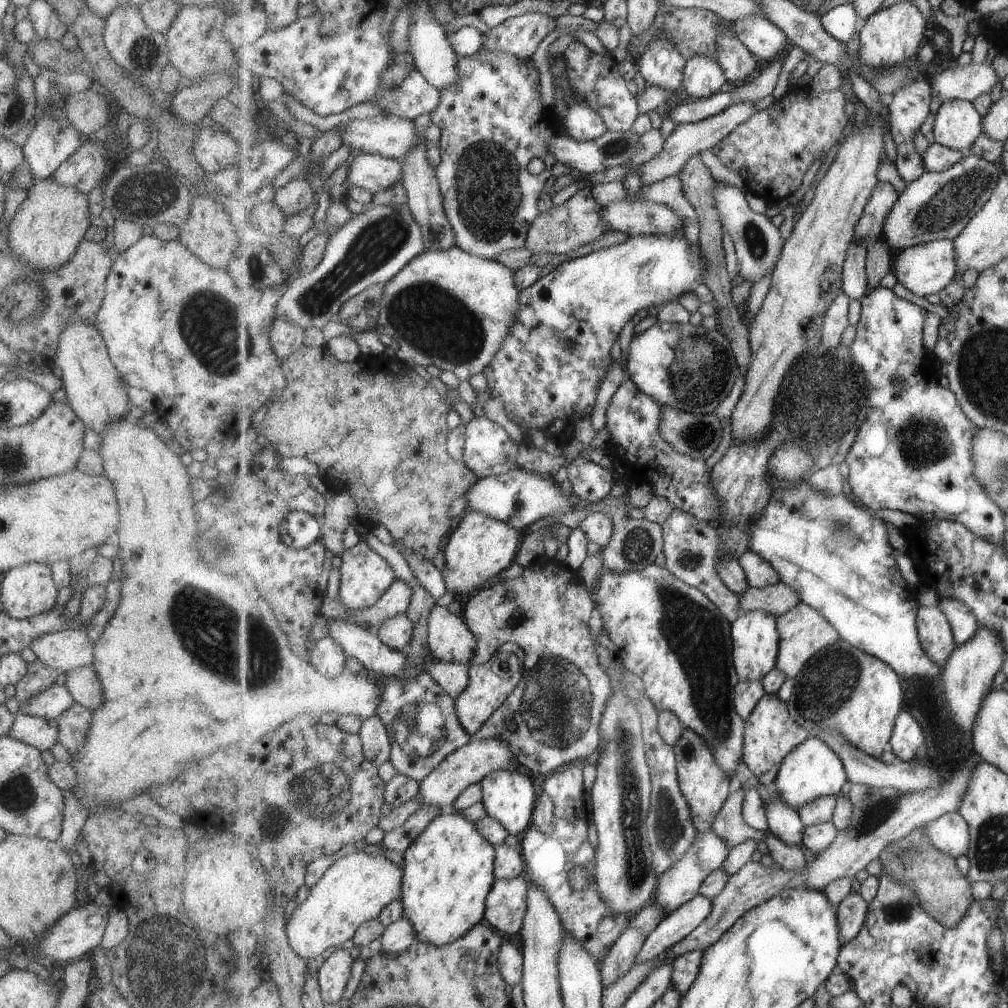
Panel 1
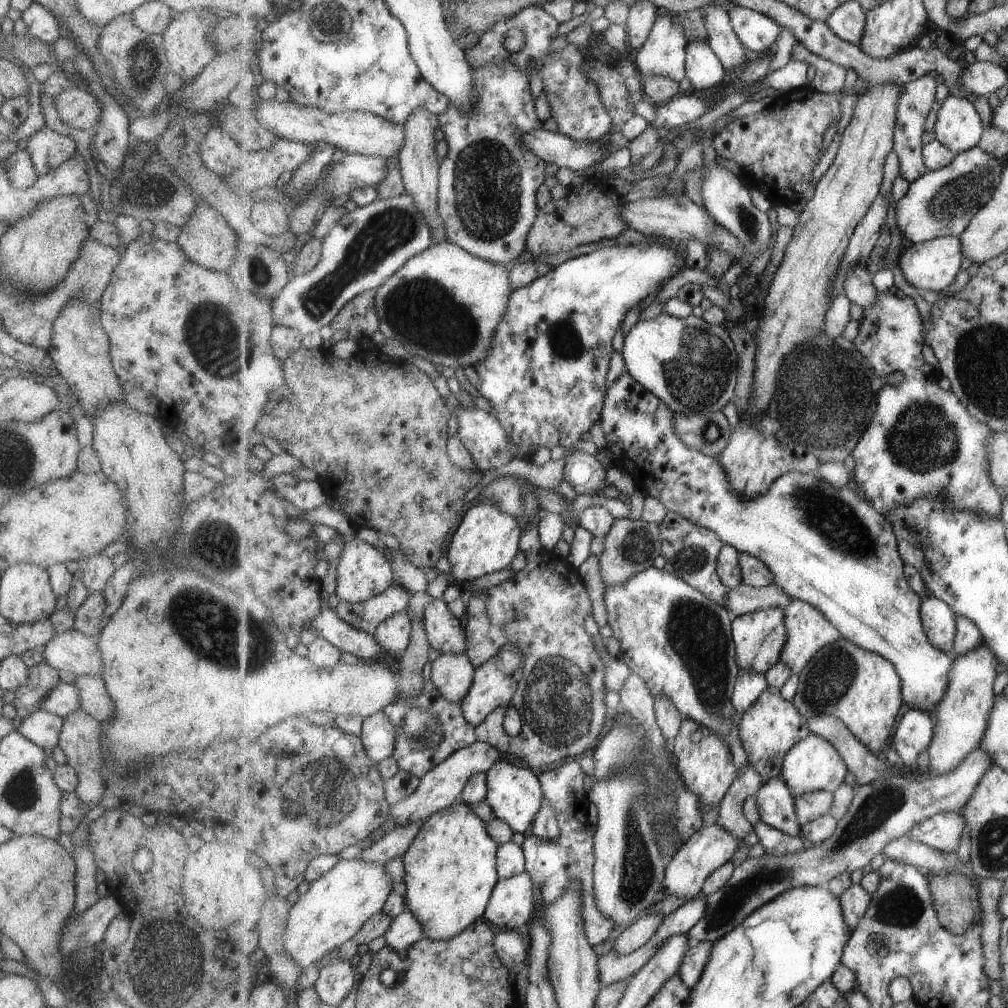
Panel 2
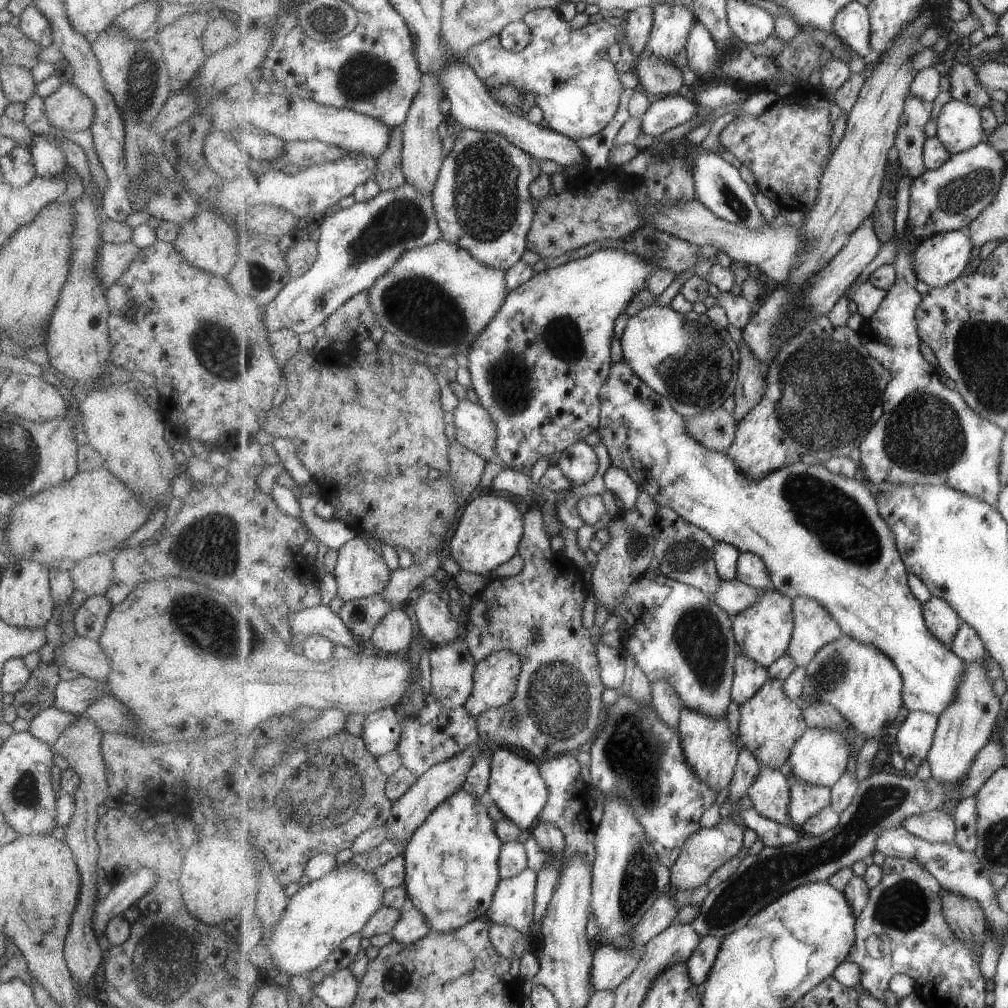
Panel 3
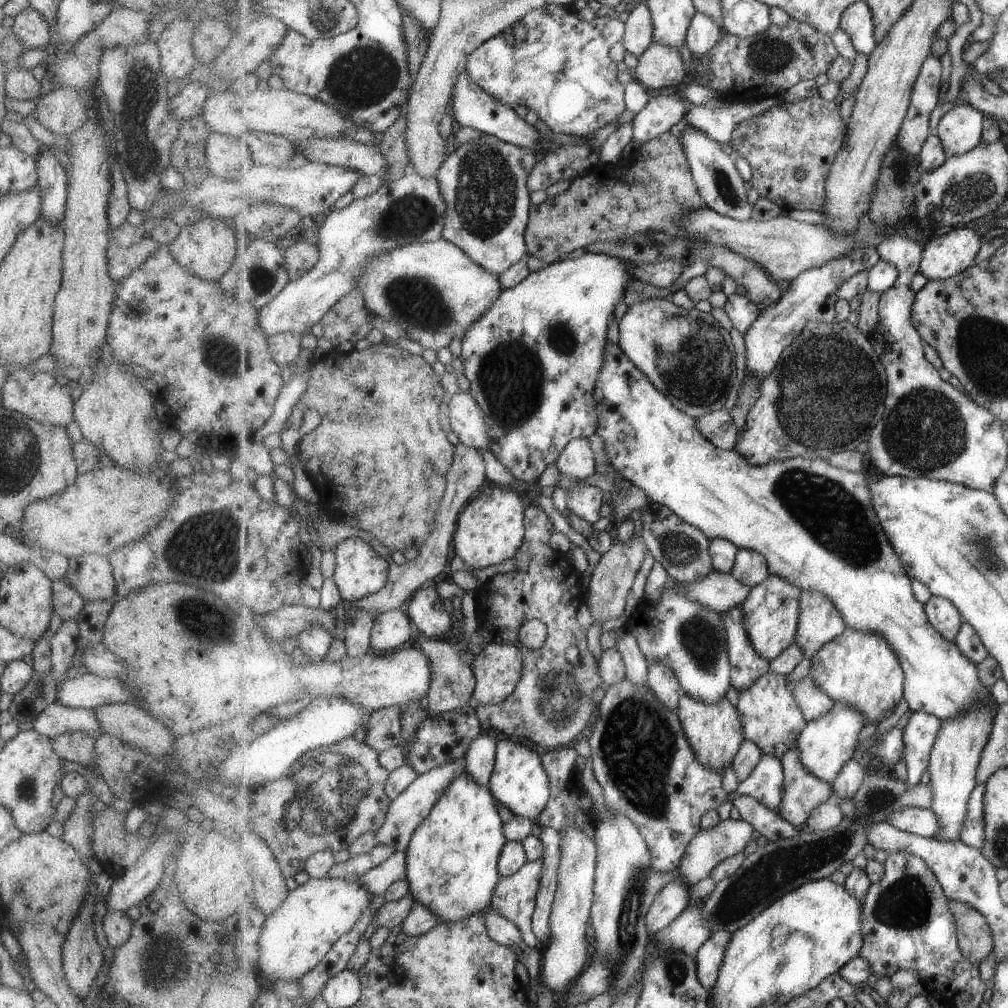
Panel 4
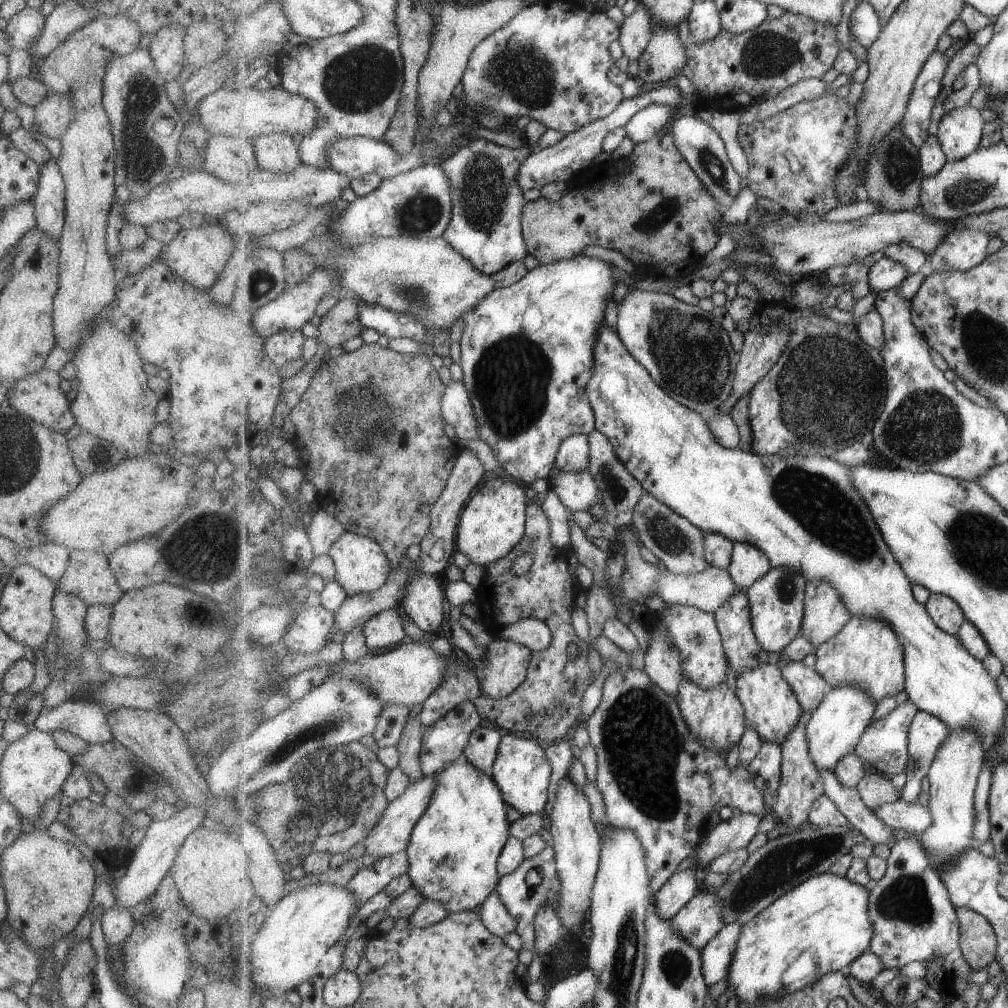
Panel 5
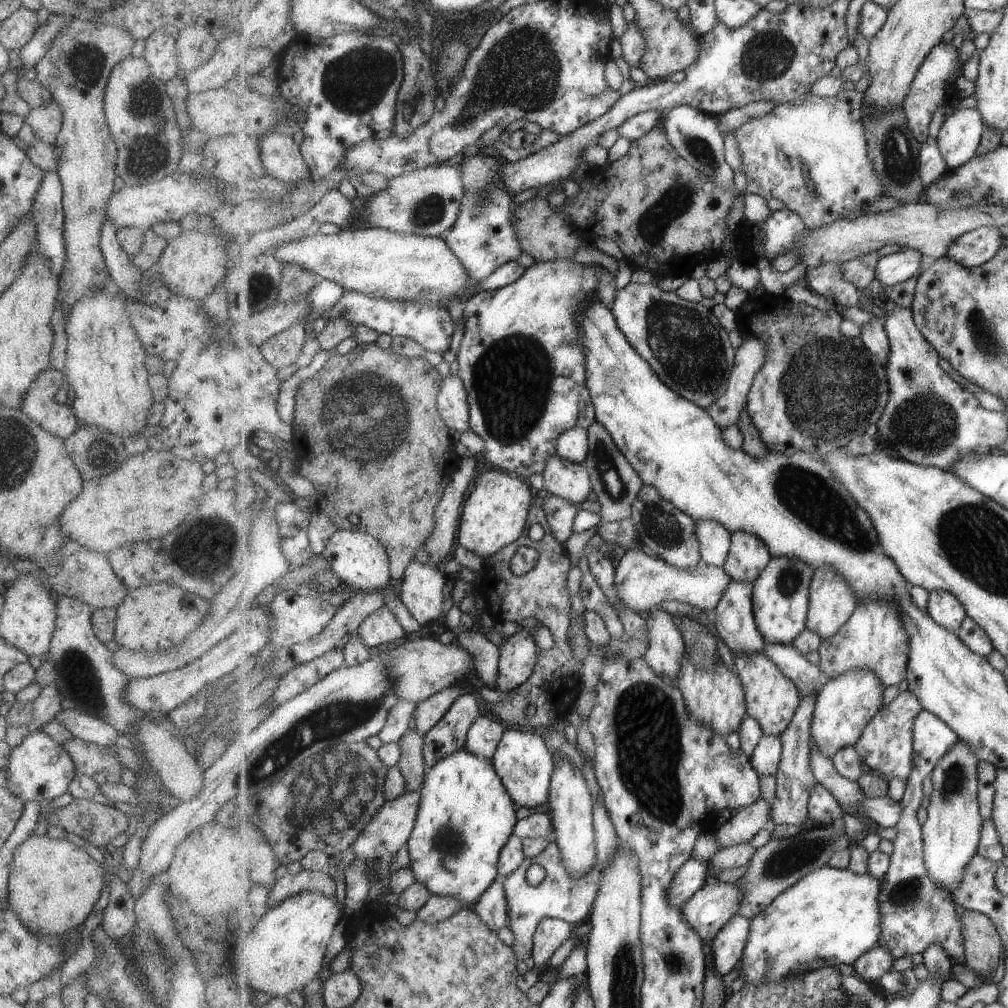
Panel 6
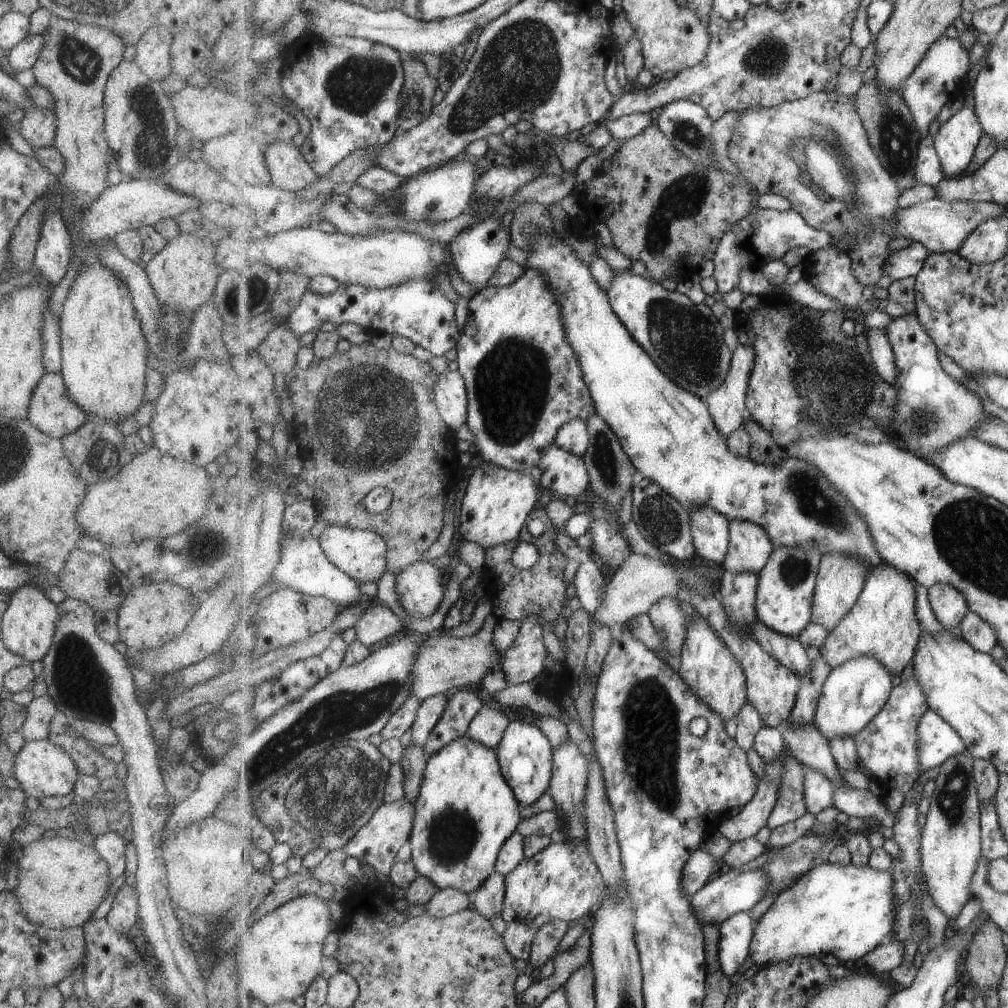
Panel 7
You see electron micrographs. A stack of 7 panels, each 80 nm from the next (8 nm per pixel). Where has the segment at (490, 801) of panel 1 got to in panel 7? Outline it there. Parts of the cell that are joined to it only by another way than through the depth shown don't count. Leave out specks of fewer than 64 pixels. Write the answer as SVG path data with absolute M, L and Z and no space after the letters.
M513 721L496 748L507 782L514 788L522 806L529 806L548 792L554 775L554 748L541 728Z

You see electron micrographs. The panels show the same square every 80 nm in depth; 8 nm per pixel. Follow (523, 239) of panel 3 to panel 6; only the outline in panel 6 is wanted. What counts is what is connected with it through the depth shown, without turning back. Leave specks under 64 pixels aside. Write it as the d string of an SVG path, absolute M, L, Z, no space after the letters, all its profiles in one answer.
M486 146L484 151L477 148L474 155L461 156L453 161L462 170L466 194L458 219L443 237L462 260L464 268L478 281L491 276L505 263L517 261L524 253L514 219L519 206L515 205L514 194L502 179L502 170L507 162L490 146Z

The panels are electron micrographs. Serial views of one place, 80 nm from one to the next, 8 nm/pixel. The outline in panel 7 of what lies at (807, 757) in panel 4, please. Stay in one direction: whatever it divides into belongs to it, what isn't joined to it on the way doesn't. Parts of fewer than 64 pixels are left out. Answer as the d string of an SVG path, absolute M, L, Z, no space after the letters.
M869 655L848 660L827 677L814 724L829 742L836 737L855 738L883 710L892 690L892 672L882 662Z

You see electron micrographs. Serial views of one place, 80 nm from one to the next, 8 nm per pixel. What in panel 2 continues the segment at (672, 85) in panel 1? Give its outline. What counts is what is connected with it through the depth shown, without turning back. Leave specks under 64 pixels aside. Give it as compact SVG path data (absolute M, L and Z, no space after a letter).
M677 14L658 15L649 38L632 58L641 75L667 77L681 82L686 73L689 41Z

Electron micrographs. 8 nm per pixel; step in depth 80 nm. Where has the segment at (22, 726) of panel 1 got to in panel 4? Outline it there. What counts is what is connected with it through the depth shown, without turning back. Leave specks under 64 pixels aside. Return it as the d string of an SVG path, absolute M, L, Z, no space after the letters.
M57 702L47 705L36 714L31 729L49 740L69 731L83 731L97 740L101 736L96 716L91 709L67 708Z

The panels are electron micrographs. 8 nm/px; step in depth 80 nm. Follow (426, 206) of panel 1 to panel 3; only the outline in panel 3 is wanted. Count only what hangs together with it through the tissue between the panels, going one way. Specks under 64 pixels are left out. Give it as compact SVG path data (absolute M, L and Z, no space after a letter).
M423 73L422 90L419 91L414 103L407 112L407 120L399 124L404 132L403 164L406 180L409 181L419 192L426 195L433 195L434 188L438 184L438 178L444 160L443 140L439 134L439 126L445 121L445 114L441 110L440 104L446 98L444 88L440 85L440 77L435 77L432 73Z

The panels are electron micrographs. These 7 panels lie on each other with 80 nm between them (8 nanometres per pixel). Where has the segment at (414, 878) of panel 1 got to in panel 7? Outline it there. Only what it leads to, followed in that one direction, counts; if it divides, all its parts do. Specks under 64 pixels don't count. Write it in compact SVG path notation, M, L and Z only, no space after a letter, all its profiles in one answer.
M465 736L436 752L427 763L420 795L416 800L410 838L415 866L439 889L454 888L467 894L477 891L496 871L501 847L518 831L522 804L503 774L498 752Z

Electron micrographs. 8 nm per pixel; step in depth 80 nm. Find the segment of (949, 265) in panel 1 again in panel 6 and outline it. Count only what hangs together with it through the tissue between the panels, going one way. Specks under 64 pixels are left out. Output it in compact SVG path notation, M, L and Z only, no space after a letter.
M979 227L960 236L957 242L951 244L946 256L958 261L967 268L980 267L991 260L1001 246L1001 238L1007 230L996 227Z

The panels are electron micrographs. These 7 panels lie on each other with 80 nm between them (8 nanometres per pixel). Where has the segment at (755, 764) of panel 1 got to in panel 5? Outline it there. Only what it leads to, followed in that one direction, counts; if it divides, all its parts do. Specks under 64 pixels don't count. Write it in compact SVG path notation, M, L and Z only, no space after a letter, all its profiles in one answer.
M773 660L737 677L736 684L739 700L746 710L748 726L761 735L763 743L779 743L783 746L800 723L805 710L782 668Z

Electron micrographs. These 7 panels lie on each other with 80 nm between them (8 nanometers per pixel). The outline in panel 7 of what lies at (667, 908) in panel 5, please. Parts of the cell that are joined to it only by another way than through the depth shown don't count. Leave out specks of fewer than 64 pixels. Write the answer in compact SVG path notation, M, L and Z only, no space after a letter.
M701 848L691 855L683 871L682 885L686 897L693 896L709 882L711 874L715 870L716 860L713 854L709 854Z

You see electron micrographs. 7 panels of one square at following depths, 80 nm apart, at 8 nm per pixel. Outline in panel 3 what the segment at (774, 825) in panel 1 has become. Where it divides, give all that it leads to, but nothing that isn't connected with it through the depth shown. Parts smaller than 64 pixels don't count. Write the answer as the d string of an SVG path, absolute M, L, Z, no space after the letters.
M763 765L747 795L765 818L782 825L793 825L790 815L791 787L791 780L781 769Z

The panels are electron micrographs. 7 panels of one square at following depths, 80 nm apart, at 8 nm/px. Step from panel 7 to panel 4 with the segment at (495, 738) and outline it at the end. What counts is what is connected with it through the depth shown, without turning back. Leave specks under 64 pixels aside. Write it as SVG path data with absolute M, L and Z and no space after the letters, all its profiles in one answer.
M485 732L475 742L471 743L464 756L466 760L466 772L480 785L488 787L494 773L496 763L496 750L498 742L495 737Z

